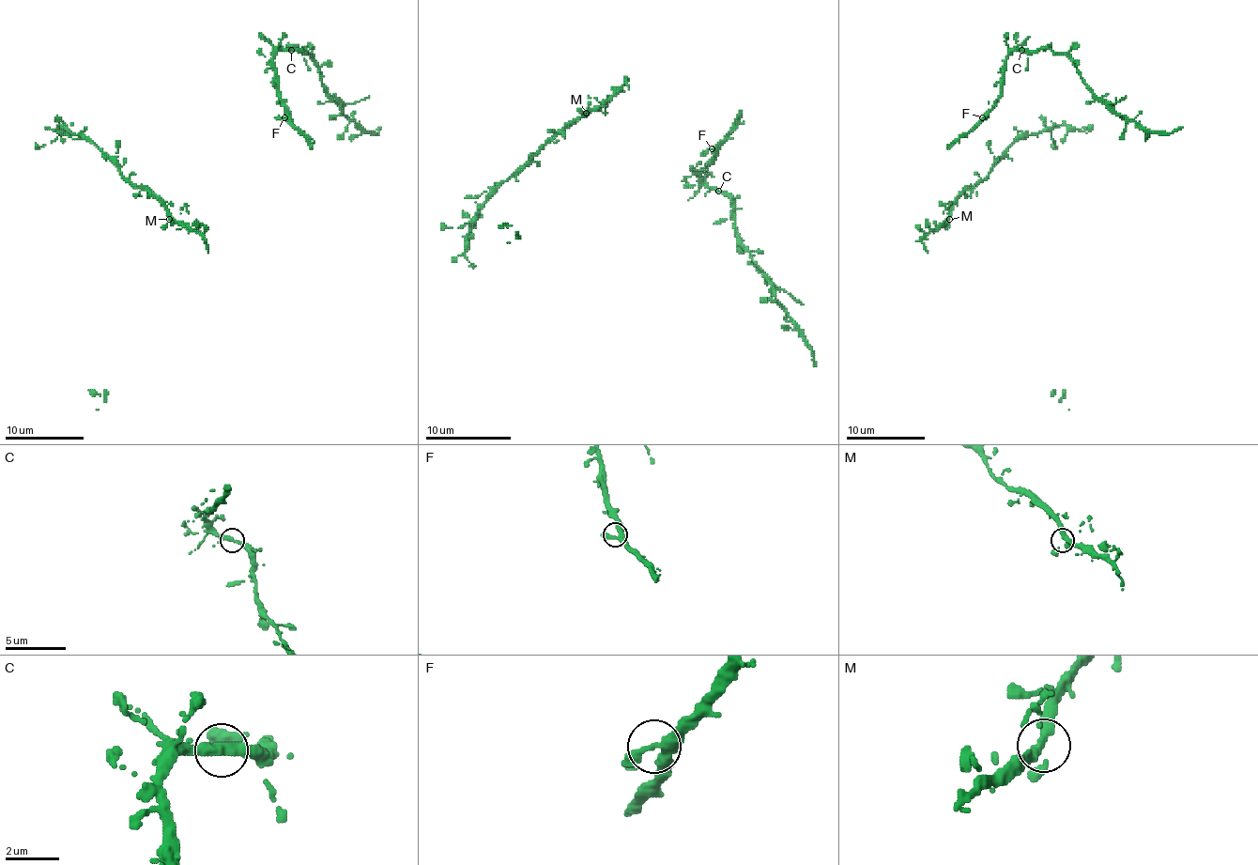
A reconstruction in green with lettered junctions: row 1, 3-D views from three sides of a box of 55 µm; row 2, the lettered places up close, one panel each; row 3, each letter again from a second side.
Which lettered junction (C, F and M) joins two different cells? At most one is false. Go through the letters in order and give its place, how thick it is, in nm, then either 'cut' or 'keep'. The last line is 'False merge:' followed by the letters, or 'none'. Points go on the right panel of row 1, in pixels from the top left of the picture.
C: place (1021, 50); calibre 320 nm; keep
F: place (982, 117); calibre 280 nm; keep
M: place (949, 219); calibre 300 nm; keep
False merge: none

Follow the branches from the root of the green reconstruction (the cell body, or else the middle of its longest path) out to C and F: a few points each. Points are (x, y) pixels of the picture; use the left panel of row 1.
C: (310, 148), (310, 141), (290, 121), (288, 112), (277, 96), (272, 56), (279, 51), (290, 51)
F: (310, 148), (308, 141), (284, 117)

